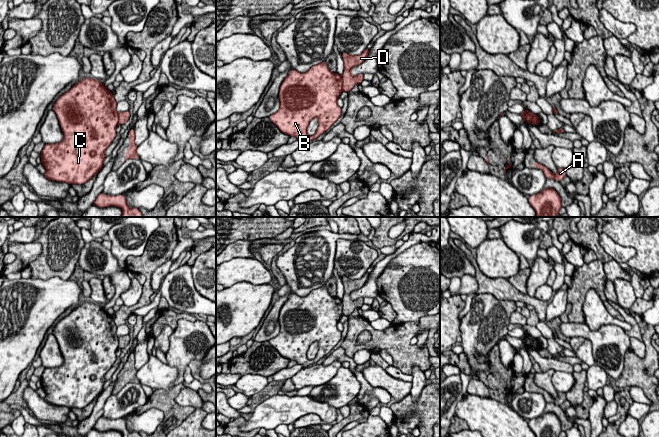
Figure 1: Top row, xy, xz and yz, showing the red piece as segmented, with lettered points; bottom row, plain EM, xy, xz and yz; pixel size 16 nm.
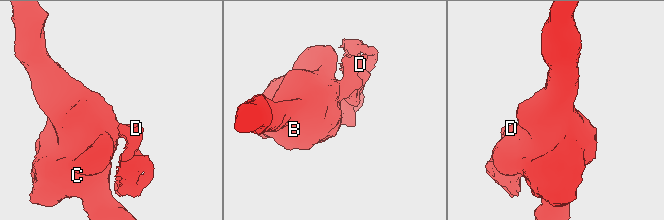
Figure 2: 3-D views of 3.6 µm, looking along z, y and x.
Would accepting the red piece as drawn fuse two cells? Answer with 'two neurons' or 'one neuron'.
two neurons

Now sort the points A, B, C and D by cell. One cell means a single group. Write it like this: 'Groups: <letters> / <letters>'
Groups: A D / B C

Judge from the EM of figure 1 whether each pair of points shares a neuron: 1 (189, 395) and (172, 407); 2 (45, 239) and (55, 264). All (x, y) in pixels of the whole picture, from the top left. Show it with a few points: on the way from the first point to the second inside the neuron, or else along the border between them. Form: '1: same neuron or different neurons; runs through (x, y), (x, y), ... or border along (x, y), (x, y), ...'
1: different neurons; border along (182, 388), (175, 401), (195, 408)
2: same neuron; runs through (51, 245), (55, 249), (55, 258)

